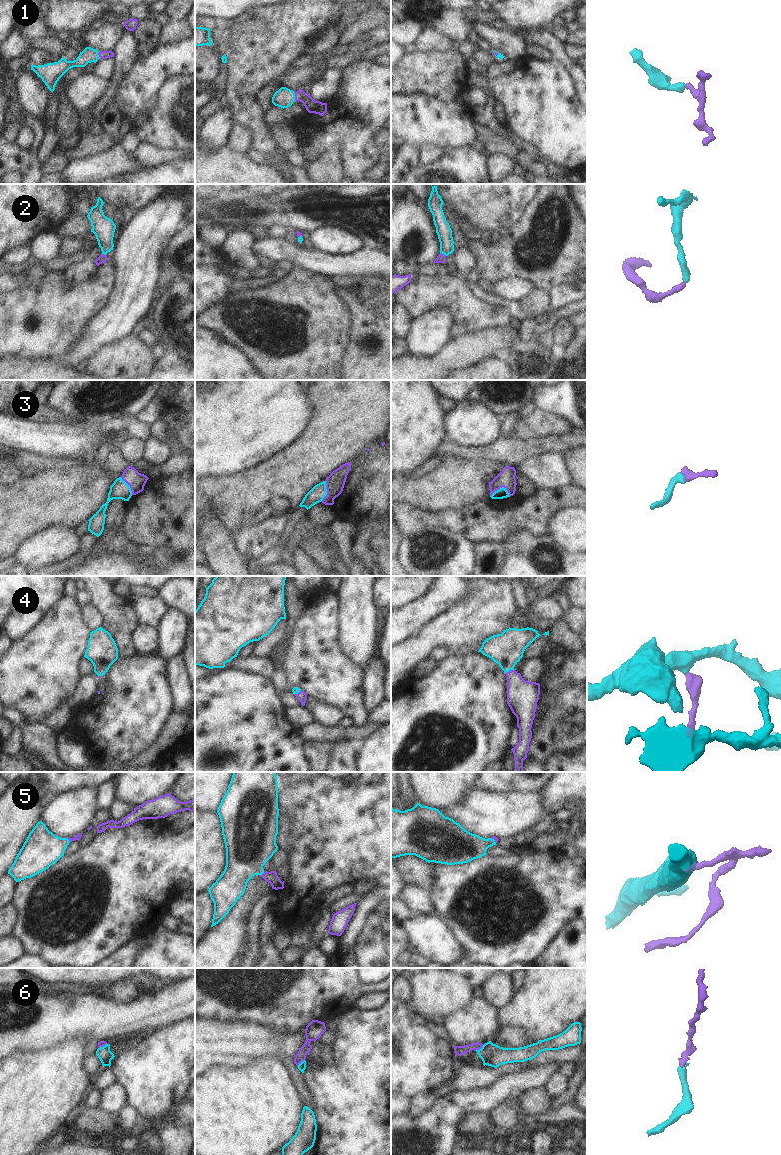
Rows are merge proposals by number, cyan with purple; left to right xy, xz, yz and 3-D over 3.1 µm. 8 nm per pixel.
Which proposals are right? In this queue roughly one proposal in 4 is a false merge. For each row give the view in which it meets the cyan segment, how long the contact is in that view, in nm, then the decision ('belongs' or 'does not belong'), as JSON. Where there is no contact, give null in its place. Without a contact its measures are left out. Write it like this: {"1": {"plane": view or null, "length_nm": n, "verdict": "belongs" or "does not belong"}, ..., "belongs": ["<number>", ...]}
{"1": {"plane": "xz", "length_nm": 60, "verdict": "belongs"}, "2": {"plane": "yz", "length_nm": 60, "verdict": "belongs"}, "3": {"plane": "yz", "length_nm": 170, "verdict": "belongs"}, "4": {"plane": "yz", "length_nm": 80, "verdict": "belongs"}, "5": {"plane": "xy", "length_nm": 50, "verdict": "belongs"}, "6": {"plane": "yz", "length_nm": 90, "verdict": "does not belong"}, "belongs": ["1", "2", "3", "4", "5"]}

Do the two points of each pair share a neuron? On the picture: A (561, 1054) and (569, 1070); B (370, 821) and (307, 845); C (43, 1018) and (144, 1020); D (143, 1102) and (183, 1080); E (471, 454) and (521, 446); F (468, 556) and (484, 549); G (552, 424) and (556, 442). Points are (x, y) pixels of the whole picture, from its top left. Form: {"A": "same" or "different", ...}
{"A": "different", "B": "same", "C": "same", "D": "same", "E": "same", "F": "different", "G": "different"}

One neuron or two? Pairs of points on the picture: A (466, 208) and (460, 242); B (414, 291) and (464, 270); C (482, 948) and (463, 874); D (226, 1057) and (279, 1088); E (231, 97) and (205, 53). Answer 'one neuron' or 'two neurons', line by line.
A: two neurons
B: two neurons
C: one neuron
D: two neurons
E: two neurons

